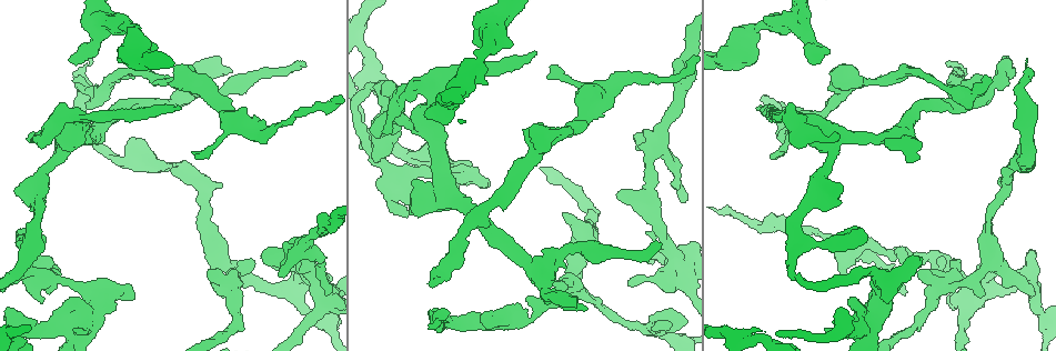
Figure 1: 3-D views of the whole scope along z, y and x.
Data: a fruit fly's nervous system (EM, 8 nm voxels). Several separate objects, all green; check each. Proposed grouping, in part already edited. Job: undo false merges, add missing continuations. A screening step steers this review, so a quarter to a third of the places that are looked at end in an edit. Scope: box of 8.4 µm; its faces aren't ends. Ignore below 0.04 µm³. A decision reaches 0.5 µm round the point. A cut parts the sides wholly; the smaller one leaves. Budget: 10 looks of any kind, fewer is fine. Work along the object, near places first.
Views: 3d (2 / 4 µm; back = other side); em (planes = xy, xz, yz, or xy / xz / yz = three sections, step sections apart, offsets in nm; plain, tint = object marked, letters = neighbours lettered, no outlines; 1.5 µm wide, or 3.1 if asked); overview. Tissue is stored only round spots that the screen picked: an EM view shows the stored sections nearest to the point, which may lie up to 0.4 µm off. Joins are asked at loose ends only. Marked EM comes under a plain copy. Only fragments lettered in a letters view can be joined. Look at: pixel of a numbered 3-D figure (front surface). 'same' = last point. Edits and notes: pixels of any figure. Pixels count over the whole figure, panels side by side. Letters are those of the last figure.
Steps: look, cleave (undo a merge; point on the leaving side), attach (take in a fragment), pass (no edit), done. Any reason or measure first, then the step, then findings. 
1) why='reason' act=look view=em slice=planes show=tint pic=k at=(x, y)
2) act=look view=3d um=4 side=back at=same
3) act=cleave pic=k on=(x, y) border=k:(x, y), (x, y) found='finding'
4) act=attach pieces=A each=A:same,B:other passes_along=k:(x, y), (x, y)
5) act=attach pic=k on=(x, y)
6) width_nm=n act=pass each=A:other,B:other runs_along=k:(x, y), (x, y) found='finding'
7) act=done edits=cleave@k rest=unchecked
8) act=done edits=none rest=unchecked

why='free end' act=look view=em um=3.1 slice=yz step=8 show=letters pic=1 at=(228, 71)

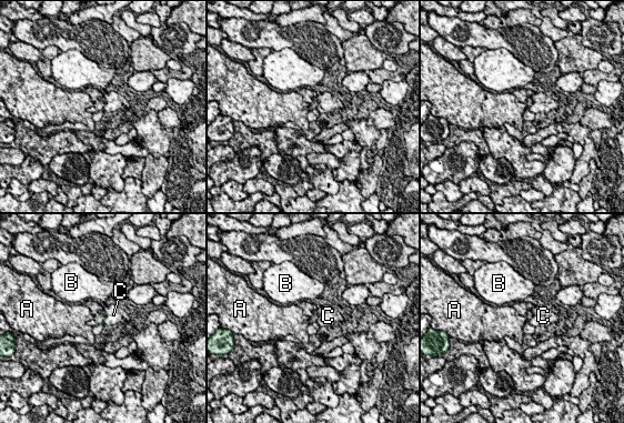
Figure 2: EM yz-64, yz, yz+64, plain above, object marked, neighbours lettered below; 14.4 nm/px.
why='cut it another way' act=look view=em um=3.1 slice=planes show=letters at=same

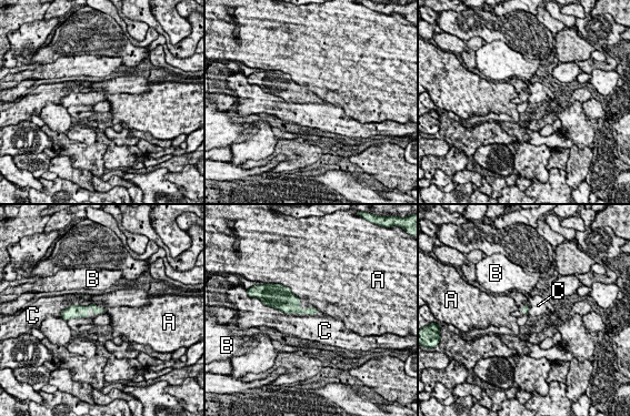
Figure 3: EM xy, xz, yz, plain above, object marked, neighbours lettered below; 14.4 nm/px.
act=pass each=A:other,B:other,C:other border=3:(79, 303), (66, 307), (61, 316) found='no lettered fragment goes on from it'

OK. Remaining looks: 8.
why='end of a long branch' act=look view=3d um=2 pic=1 at=(949, 64)

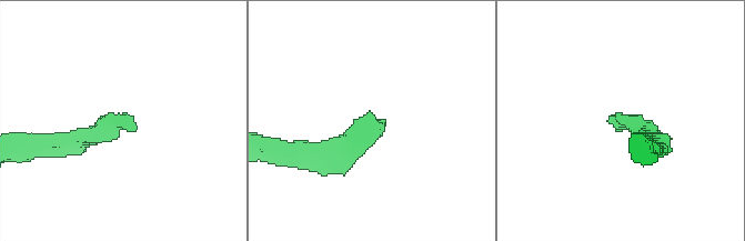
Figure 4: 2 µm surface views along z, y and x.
act=look view=em slice=xy step=4 show=letters pic=4 at=(134, 129)

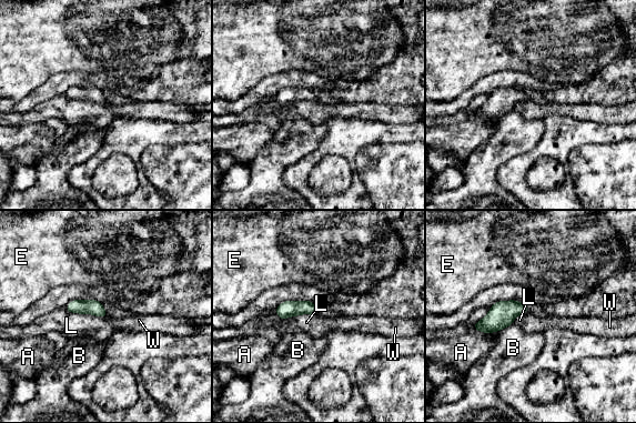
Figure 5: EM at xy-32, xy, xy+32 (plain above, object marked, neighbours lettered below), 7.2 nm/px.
why='another direction' act=look view=em slice=planes show=letters at=same

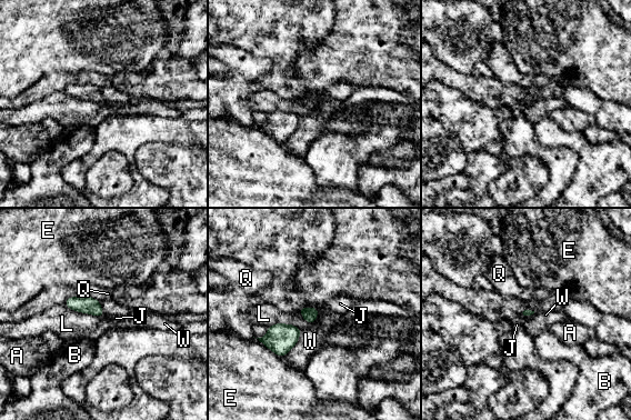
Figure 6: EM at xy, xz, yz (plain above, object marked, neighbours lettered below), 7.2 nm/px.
act=pass each=A:other,B:other,E:other,J:other,L:other,Q:other,W:other found='no lettered fragment goes on from it'

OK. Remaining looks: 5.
why='thin end' act=look view=em slice=planes show=letters pic=1 at=(904, 296)

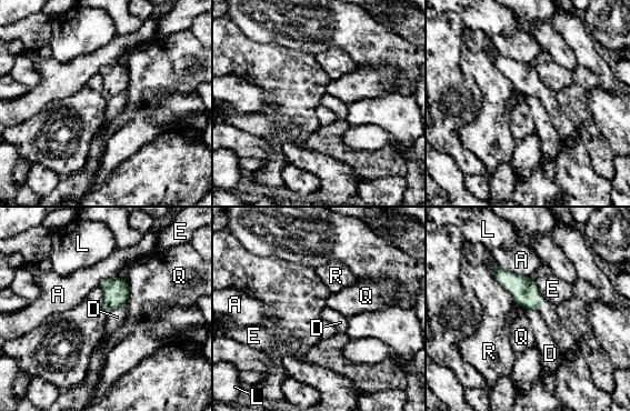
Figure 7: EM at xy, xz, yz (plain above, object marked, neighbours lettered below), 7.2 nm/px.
act=pass each=A:other,D:other,E:other,L:other,Q:other,R:other border=7:(124, 303), (108, 313) found='no lettered fragment goes on from it'

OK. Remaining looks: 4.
why='free end' act=look view=em slice=xy step=4 show=letters pic=1 at=(617, 192)

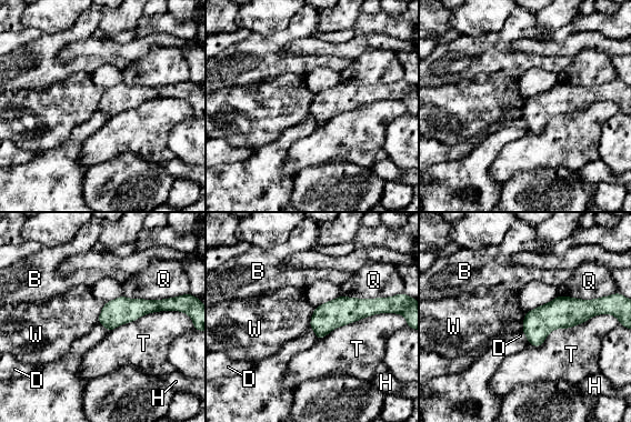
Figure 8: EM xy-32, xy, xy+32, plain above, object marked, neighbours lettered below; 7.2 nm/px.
act=pass each=B:other,D:other,H:other,Q:other,T:other,W:other border=8:(104, 303), (97, 321) found='no lettered fragment goes on from it'

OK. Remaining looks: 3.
act=done edits=none rest=unchecked

